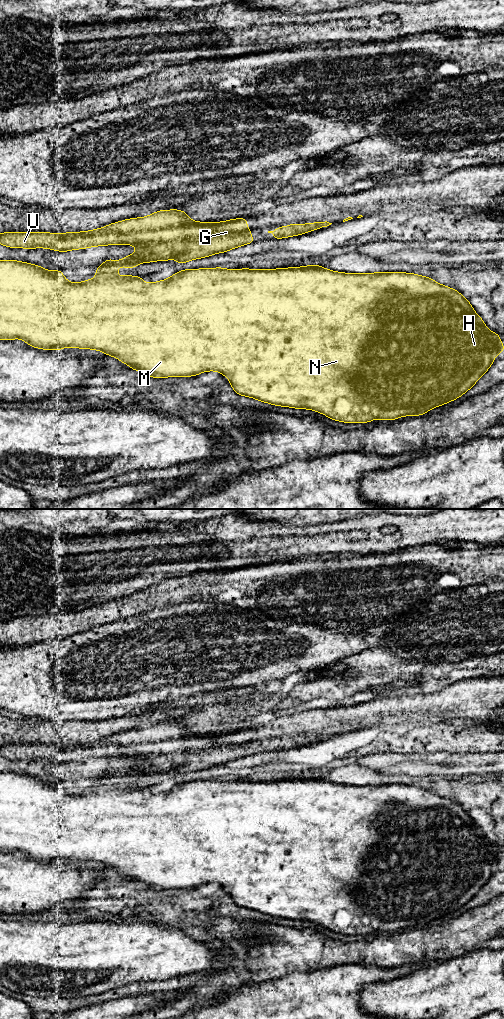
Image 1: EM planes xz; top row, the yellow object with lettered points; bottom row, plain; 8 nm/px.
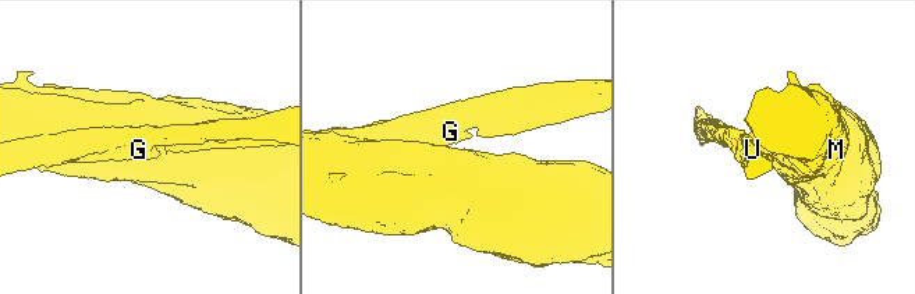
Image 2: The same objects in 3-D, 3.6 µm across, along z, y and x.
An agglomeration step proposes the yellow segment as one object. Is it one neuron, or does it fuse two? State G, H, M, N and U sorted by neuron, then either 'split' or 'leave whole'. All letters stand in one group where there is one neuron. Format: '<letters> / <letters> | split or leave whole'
G U / H M N | split

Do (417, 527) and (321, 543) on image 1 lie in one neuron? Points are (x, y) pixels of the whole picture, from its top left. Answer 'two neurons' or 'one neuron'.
one neuron

